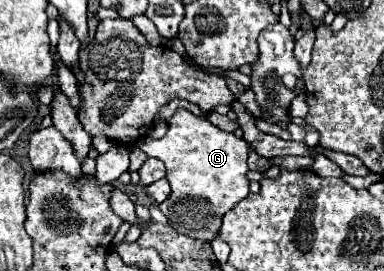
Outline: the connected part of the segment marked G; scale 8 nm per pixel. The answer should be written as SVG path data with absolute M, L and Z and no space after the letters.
M180 109L172 115L168 121L168 133L154 141L154 139L142 139L138 147L148 155L148 157L158 157L166 165L166 179L170 181L170 195L168 201L160 203L160 211L166 215L168 225L188 237L200 237L202 241L212 241L218 237L222 217L228 209L232 209L236 203L240 203L248 193L250 193L250 181L246 177L248 173L248 145L244 139L236 137L234 133L226 133L218 127L214 127L208 119L196 117L186 109Z

